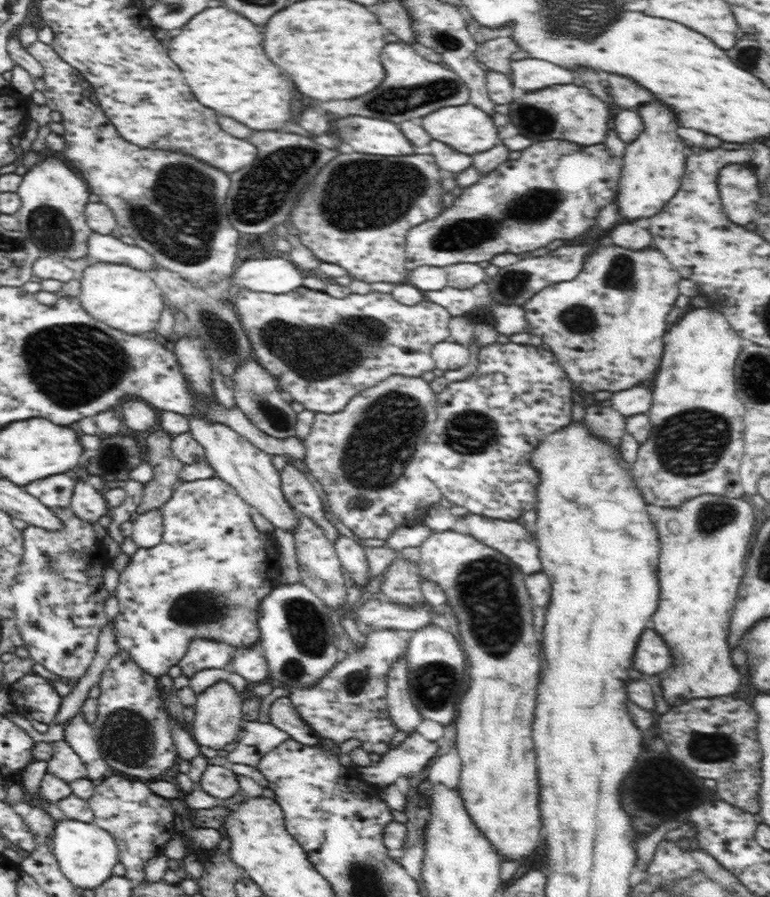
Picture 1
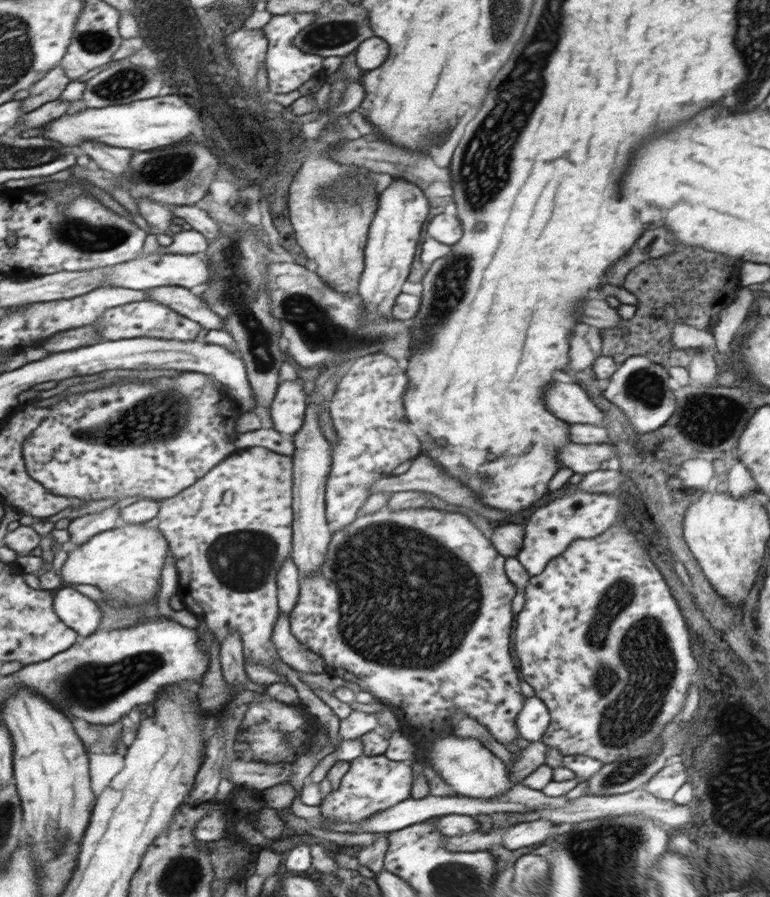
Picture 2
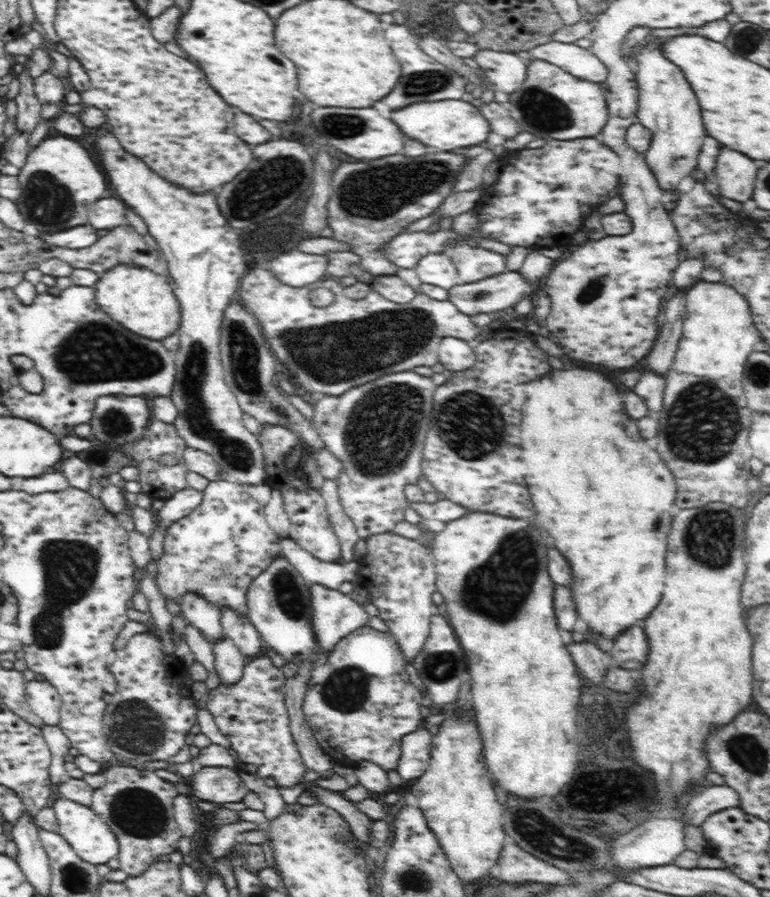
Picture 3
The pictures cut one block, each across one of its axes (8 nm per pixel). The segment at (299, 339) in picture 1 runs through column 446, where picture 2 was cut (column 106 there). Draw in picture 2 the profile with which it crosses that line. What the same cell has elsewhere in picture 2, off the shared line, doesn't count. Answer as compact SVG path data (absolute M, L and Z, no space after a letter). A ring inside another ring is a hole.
M155 300L132 302L109 309L100 318L93 322L100 325L100 335L106 341L122 341L123 339L158 338L162 340L194 340L203 326L185 315L178 314L168 306Z

